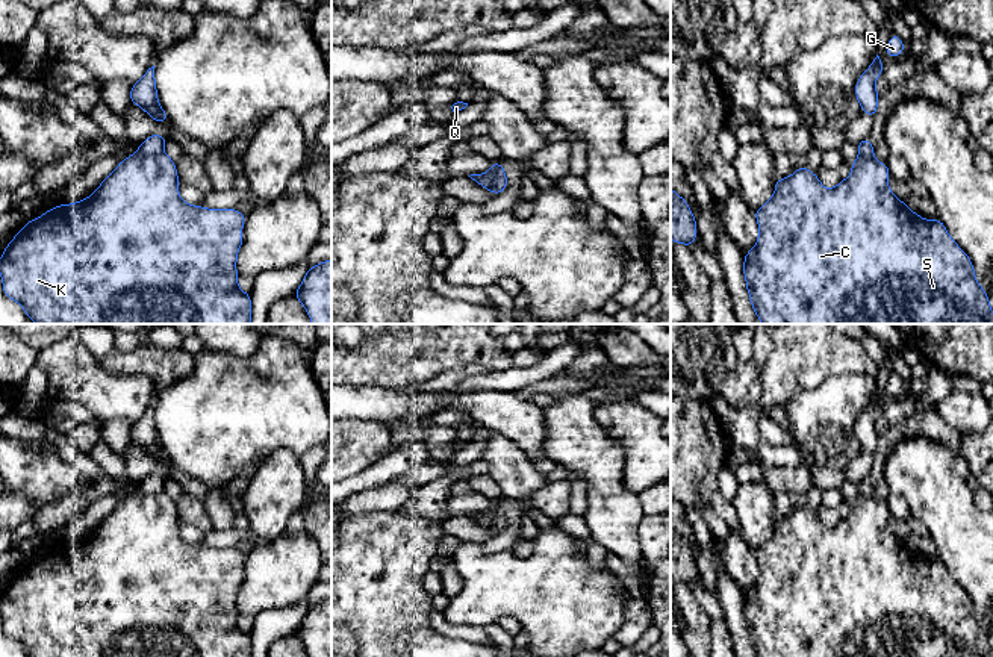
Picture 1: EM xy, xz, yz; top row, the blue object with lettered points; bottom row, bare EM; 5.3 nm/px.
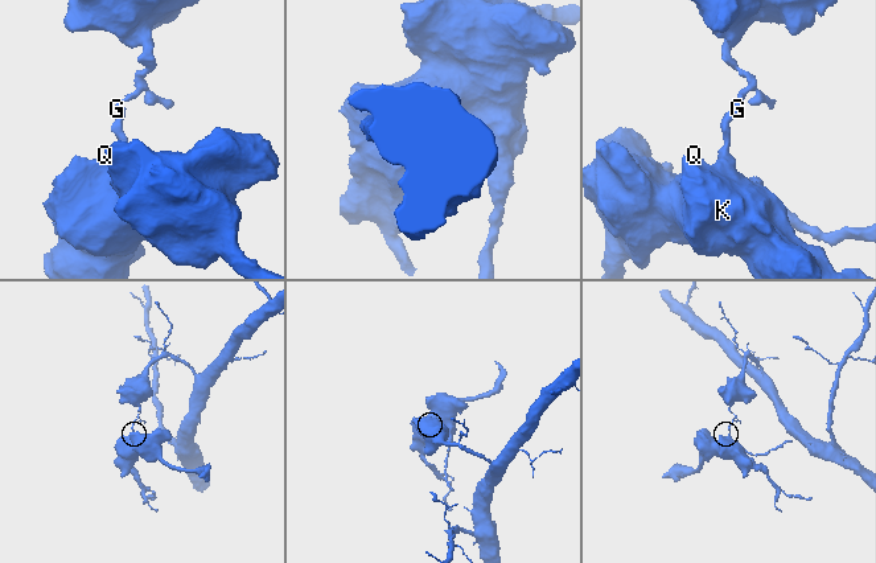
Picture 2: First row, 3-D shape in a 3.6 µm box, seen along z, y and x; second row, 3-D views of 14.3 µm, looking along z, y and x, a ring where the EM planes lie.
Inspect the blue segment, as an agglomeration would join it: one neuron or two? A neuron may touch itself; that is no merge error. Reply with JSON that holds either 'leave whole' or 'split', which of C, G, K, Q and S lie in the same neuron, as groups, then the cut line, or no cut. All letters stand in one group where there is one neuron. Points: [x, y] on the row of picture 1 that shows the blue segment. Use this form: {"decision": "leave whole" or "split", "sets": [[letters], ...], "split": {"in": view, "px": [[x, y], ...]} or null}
{"decision": "split", "sets": [["C", "K", "Q", "S"], ["G"]], "split": {"in": "xy", "px": [[138, 152], [144, 155], [162, 153]]}}

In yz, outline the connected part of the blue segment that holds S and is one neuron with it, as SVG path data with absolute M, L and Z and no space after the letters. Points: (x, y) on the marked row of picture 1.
M860 154L851 168L848 179L826 189L819 177L802 165L792 176L778 179L770 200L754 210L758 221L758 241L743 259L743 276L752 309L761 324L993 324L988 295L975 279L970 257L951 238L945 224L939 218L928 221L919 216L890 191L887 163Z

